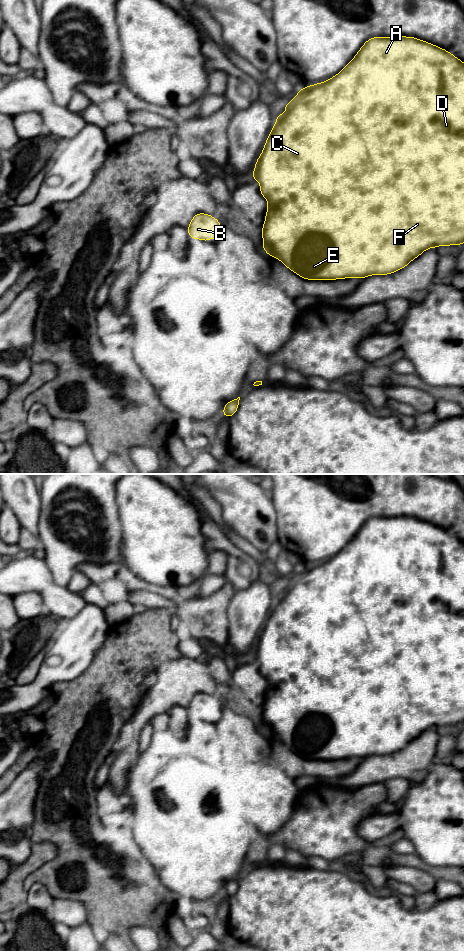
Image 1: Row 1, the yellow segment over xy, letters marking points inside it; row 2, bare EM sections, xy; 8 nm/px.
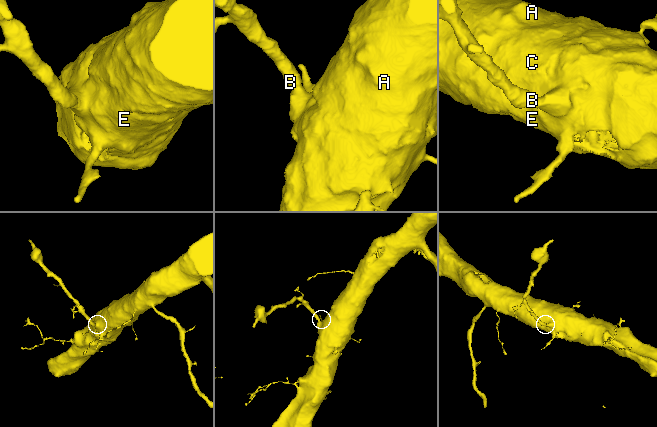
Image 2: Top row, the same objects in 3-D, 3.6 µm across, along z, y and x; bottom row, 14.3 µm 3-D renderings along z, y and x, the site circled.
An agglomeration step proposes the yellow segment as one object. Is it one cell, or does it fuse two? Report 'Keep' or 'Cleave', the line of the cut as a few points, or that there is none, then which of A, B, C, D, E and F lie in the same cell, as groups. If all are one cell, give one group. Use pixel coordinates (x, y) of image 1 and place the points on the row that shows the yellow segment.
Keep. No split. Groups: A B C D E F

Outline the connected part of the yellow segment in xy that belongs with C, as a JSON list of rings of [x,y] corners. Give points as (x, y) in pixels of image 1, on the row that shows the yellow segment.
[[[373,37],[368,39],[354,58],[335,76],[325,82],[306,86],[284,107],[285,114],[279,113],[276,122],[258,157],[251,178],[259,182],[260,193],[267,200],[268,207],[262,226],[262,247],[270,256],[307,280],[337,280],[346,278],[366,278],[371,275],[388,275],[406,267],[411,261],[429,248],[464,244],[464,62],[447,50],[415,37]]]

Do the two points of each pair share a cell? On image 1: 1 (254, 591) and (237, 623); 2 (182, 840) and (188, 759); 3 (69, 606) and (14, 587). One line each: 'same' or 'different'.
1: same
2: same
3: same

